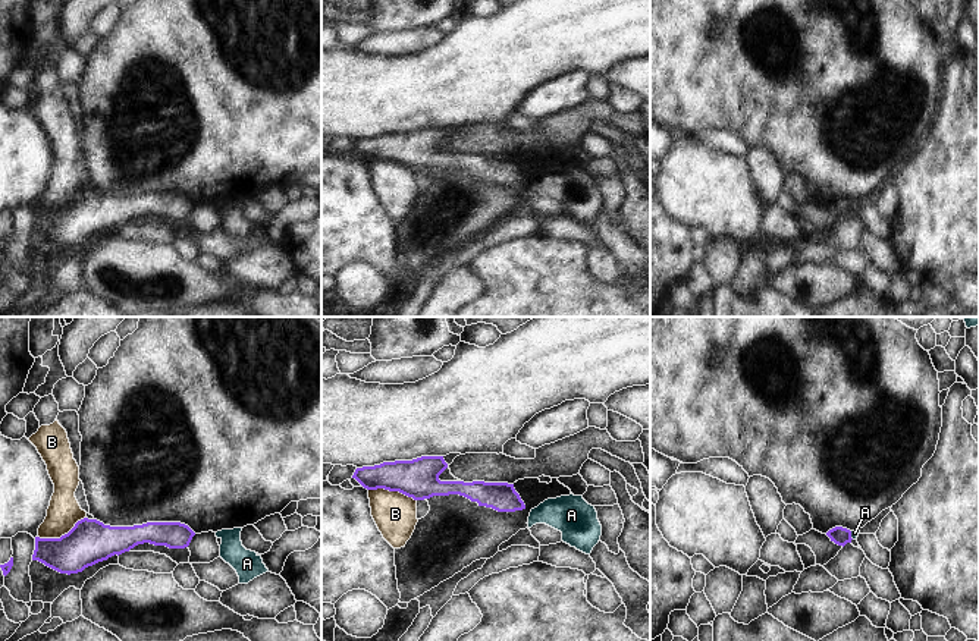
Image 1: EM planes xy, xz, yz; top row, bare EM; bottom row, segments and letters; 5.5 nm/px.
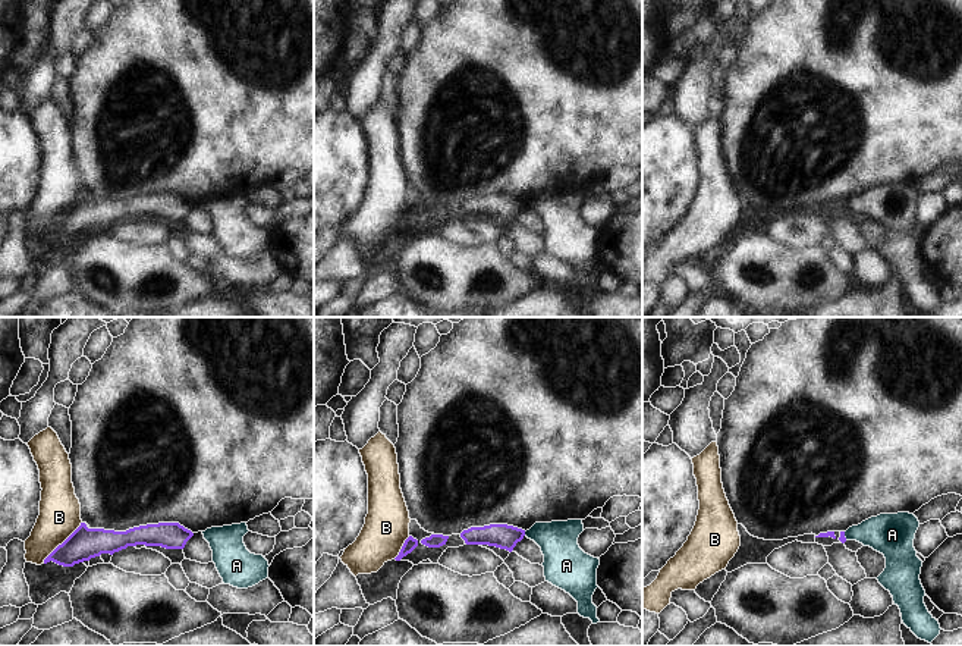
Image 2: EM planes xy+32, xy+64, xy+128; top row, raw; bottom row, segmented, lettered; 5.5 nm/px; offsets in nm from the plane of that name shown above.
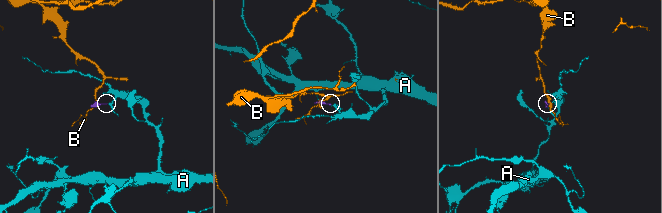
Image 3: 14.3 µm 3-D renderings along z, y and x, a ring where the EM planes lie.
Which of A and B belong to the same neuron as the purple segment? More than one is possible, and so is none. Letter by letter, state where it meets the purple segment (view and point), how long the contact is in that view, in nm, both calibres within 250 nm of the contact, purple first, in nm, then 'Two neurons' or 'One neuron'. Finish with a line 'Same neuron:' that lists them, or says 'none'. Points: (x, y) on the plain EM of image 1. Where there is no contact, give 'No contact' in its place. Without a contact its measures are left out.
A: Touches purple at yz (850, 207). Shared border 50 nm. Thickness 100 nm (purple) against 40 nm. Two neurons
B: Touches purple at xy (62, 207). Shared border 280 nm. Thickness 240 nm (purple) against 180 nm. Two neurons
Same neuron: none.

